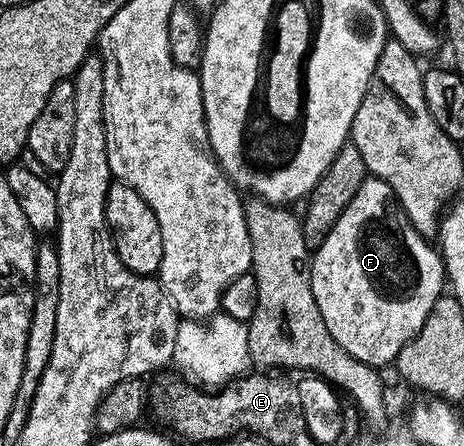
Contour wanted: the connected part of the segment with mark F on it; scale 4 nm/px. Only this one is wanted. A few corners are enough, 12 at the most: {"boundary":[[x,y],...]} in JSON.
{"boundary":[[368,175],[309,264],[329,335],[376,367],[445,289]]}

